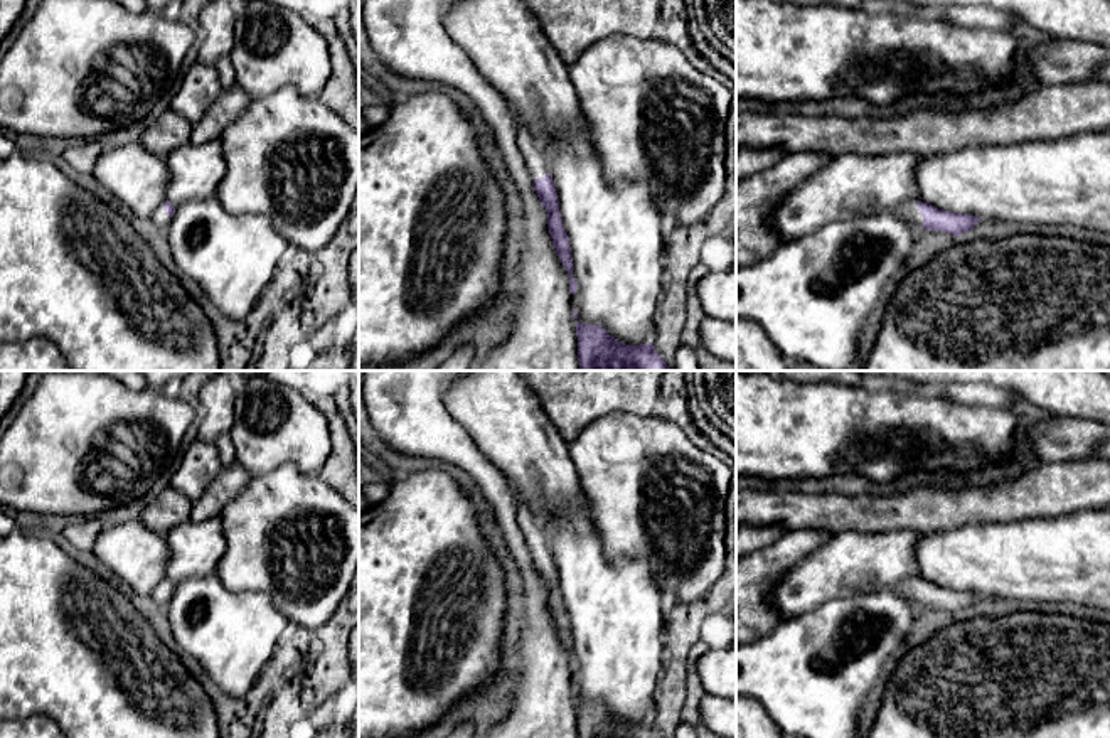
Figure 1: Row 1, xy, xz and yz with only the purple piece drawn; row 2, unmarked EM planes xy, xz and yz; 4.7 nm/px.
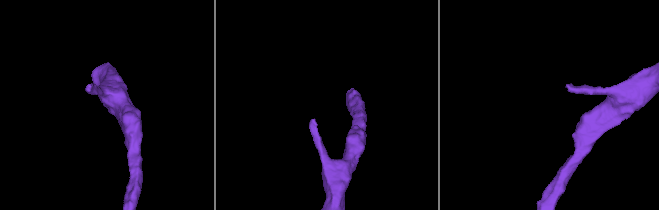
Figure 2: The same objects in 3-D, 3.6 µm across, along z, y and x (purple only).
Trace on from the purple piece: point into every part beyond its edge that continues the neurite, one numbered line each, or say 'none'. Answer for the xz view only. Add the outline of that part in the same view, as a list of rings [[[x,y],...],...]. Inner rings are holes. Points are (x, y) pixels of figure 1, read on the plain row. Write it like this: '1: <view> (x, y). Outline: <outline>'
1: xz (534, 534). Outline: [[[507,479],[509,489],[517,502],[517,524],[527,543],[527,548],[534,556],[541,556],[549,551],[549,541],[544,527],[537,517],[527,509],[526,502],[519,495],[519,489],[514,480]]]

